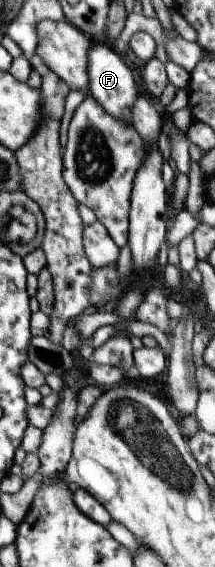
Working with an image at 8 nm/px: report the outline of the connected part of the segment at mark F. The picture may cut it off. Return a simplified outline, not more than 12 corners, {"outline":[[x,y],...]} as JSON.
{"outline":[[91,40],[88,93],[130,123],[131,72],[109,43]]}

